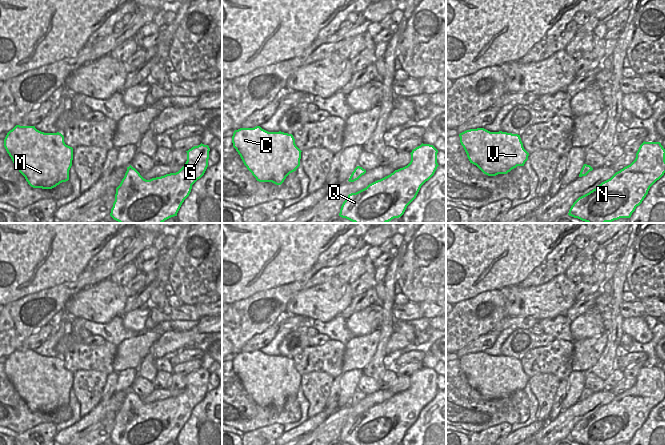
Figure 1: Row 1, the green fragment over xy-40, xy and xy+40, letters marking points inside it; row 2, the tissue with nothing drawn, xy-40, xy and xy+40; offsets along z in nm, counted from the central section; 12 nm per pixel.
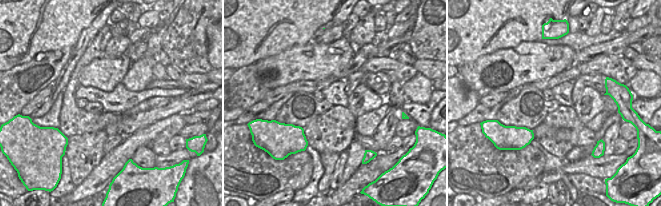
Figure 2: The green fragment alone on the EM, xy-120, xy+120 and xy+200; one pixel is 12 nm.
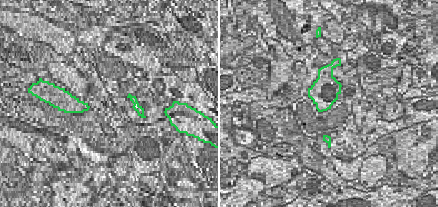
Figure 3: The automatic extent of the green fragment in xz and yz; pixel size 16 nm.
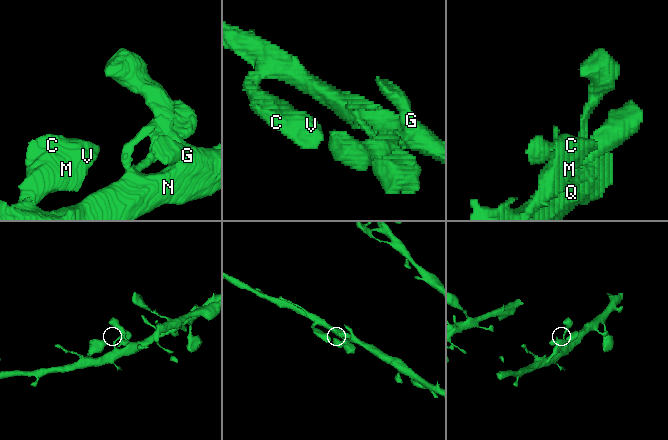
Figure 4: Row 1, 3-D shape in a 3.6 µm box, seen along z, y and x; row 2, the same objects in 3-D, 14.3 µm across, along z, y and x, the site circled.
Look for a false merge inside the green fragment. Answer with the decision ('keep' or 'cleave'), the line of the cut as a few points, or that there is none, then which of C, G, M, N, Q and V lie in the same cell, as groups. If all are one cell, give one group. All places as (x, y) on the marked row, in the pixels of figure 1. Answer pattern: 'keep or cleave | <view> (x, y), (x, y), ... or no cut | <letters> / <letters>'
keep | no cut | C G M N Q V

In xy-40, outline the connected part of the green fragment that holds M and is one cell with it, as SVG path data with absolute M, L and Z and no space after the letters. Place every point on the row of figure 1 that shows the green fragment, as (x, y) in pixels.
M16 125L7 133L4 147L31 187L52 189L69 180L73 148L65 144L61 133L44 133L37 130L35 126Z

